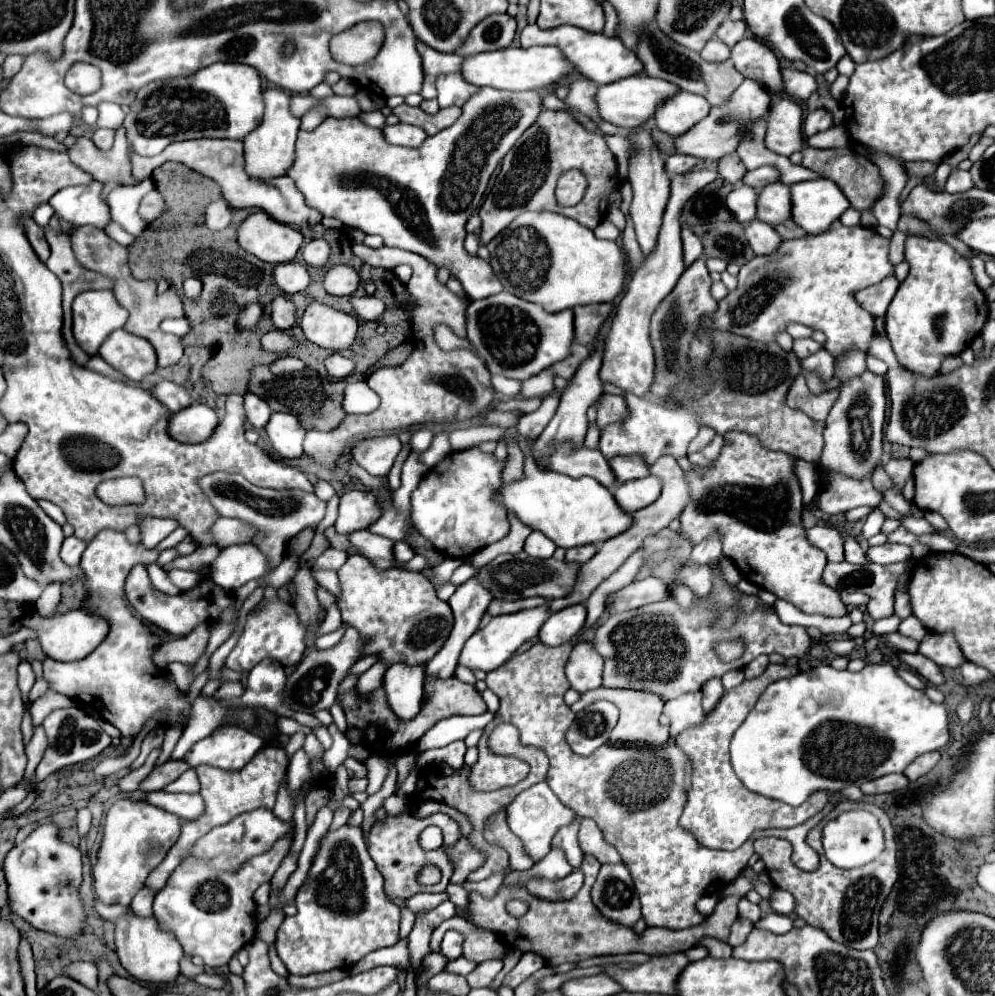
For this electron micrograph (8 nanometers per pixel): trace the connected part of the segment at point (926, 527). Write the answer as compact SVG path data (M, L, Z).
M914 516L904 518L904 520L902 520L902 526L904 526L906 530L910 530L912 534L916 534L916 536L920 536L920 534L932 534L932 532L934 532L934 528L932 528L924 518L914 518Z

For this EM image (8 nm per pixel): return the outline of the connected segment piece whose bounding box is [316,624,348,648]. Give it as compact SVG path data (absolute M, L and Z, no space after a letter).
M342 624L340 626L340 630L336 630L336 632L330 632L330 634L326 634L326 636L320 636L318 640L316 640L316 648L332 648L332 646L336 646L340 640L342 640L342 636L344 636L344 632L346 632L346 624Z

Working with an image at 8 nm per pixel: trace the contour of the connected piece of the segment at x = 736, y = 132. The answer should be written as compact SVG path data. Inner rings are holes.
M744 80L728 98L724 106L714 106L710 114L700 120L694 128L690 128L684 136L676 138L676 150L680 154L704 158L704 160L720 160L726 154L734 154L738 144L740 144L740 128L748 122L756 122L768 116L768 104L772 102L772 94L764 90L758 82L754 80Z

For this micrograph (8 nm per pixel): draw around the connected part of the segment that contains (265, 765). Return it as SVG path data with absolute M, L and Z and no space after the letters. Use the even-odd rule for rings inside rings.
M262 746L262 750L256 752L252 762L248 762L248 766L244 766L244 770L220 770L216 766L196 766L196 774L200 780L200 796L204 798L206 810L200 818L196 818L192 822L182 822L180 838L168 850L162 864L148 876L146 886L160 890L164 886L164 882L168 880L168 876L176 870L176 866L190 854L190 848L200 840L200 836L208 834L208 830L212 830L220 824L226 824L228 820L232 820L234 816L238 816L242 812L248 812L254 808L274 808L276 792L284 780L286 766L288 766L288 756L286 756L284 748L278 748L278 746Z

